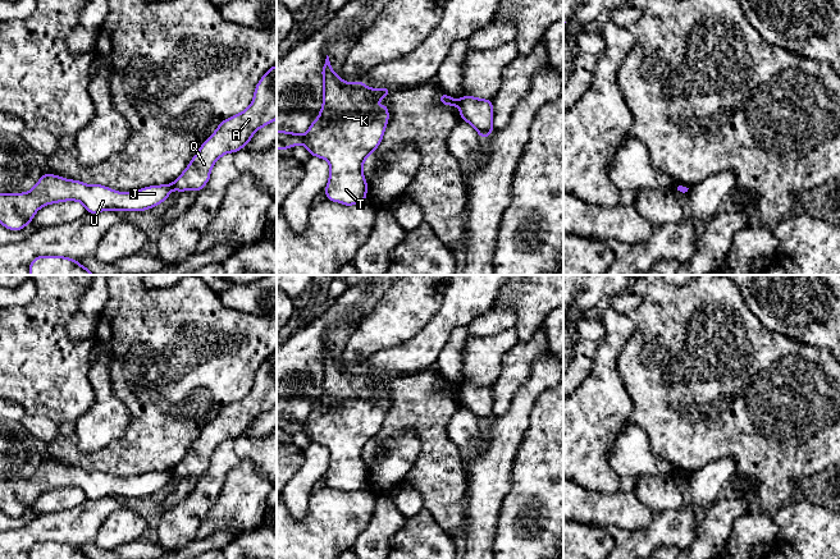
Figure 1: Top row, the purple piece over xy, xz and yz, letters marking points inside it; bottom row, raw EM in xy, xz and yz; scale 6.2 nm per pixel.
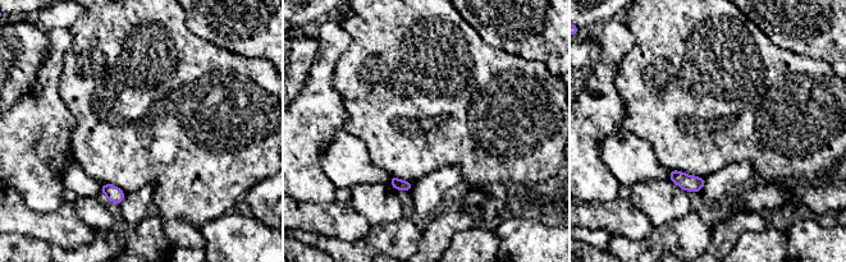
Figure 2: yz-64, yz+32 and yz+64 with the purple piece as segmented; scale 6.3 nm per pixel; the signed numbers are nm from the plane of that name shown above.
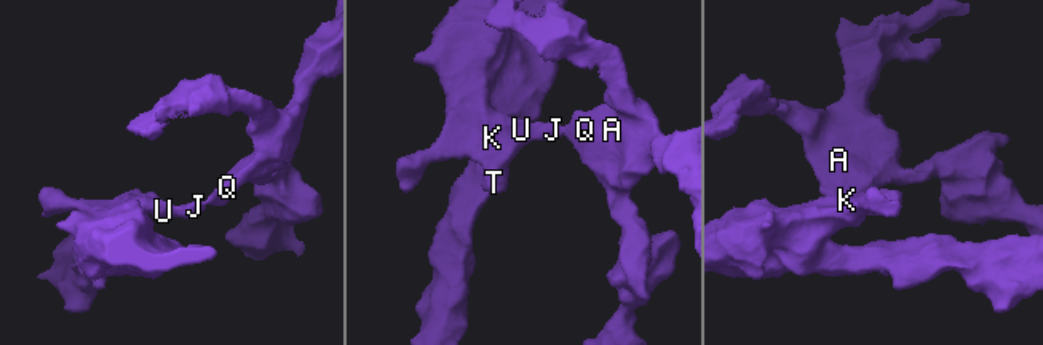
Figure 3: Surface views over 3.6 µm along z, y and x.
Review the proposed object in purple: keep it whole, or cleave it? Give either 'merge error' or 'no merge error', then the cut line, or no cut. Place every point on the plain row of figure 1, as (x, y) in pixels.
merge error; cut in xy along (170, 471), (172, 475)

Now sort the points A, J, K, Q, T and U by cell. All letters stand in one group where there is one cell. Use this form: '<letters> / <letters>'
A Q / J K T U

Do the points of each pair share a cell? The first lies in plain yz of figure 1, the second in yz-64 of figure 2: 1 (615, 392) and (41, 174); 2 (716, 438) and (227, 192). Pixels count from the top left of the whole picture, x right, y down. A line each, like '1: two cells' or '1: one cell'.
1: one cell
2: one cell

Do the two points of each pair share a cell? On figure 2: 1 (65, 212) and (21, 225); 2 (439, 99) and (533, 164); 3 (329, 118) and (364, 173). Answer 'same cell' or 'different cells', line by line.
1: same cell
2: same cell
3: different cells

